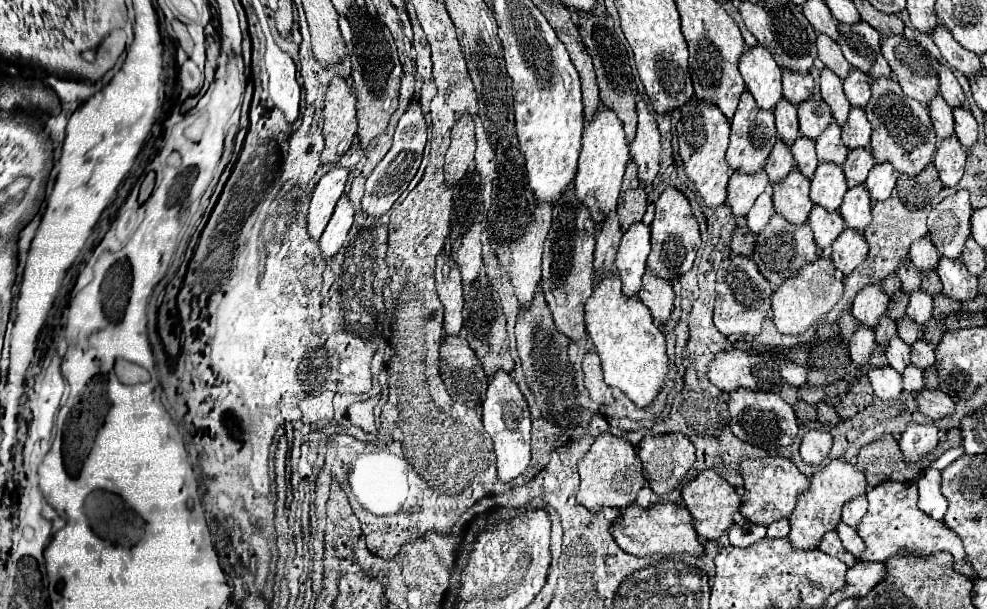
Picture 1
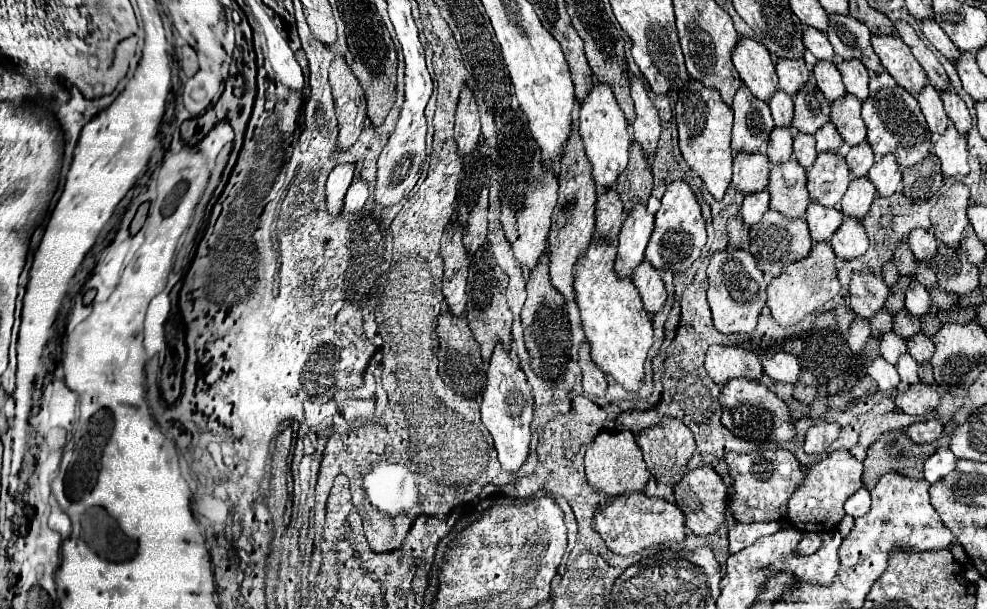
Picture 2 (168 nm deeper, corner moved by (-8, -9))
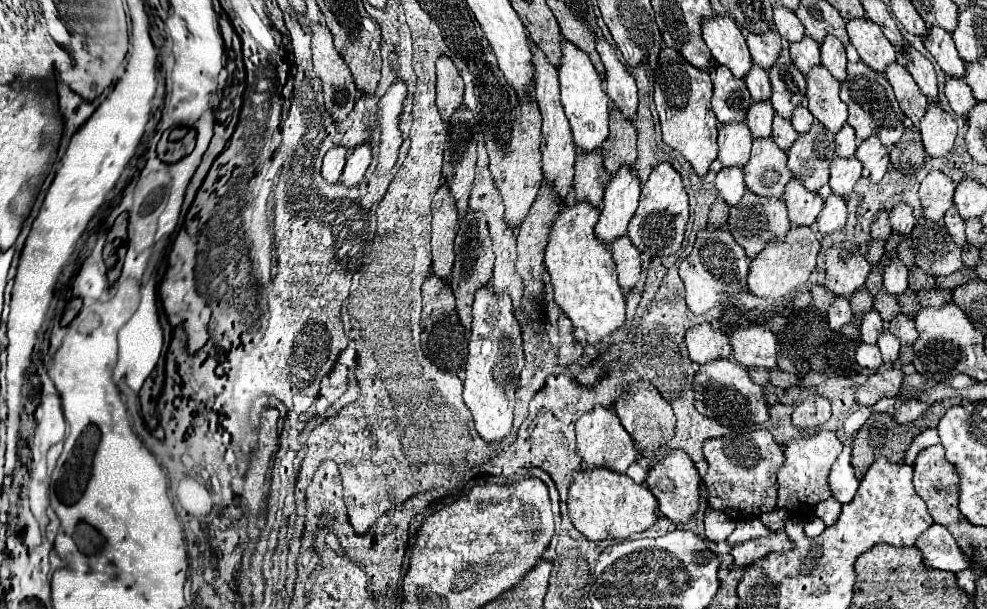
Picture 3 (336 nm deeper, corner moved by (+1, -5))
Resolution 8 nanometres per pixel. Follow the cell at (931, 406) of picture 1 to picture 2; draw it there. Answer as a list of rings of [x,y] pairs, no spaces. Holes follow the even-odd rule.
[[[915,383],[907,391],[899,391],[893,397],[893,403],[899,411],[909,415],[925,415],[929,409],[935,409],[939,405],[941,397],[935,389],[931,389],[925,383]]]

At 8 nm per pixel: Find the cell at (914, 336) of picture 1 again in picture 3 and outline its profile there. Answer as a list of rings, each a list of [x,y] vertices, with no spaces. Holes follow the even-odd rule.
[[[880,291],[880,293],[876,295],[874,307],[876,307],[876,311],[880,313],[880,317],[882,317],[886,323],[890,323],[890,321],[900,313],[900,305],[898,305],[896,297],[892,297],[892,295],[886,293],[886,291]]]

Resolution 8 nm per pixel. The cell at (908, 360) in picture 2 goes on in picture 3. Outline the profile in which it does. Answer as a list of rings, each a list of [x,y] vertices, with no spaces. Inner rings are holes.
[[[884,331],[880,335],[880,339],[878,339],[878,347],[880,347],[880,353],[882,353],[884,363],[888,367],[894,367],[896,361],[898,361],[898,357],[900,357],[900,341],[892,333]]]

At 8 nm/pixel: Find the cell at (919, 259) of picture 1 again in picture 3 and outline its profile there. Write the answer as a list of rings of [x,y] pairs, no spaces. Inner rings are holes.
[[[898,205],[896,209],[890,211],[890,225],[896,233],[900,235],[910,235],[914,225],[916,225],[916,219],[912,215],[912,209],[902,209],[902,205]]]

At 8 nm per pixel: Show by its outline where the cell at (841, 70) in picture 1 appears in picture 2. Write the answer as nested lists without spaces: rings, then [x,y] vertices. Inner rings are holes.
[[[803,27],[803,43],[817,59],[833,61],[835,51],[833,51],[833,47],[831,47],[831,43],[825,37],[823,31],[817,31],[817,29],[811,29],[811,27]]]

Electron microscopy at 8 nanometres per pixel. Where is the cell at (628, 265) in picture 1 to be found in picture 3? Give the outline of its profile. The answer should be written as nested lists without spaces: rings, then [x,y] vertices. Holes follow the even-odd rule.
[[[622,167],[612,177],[604,193],[604,207],[596,225],[596,237],[606,245],[628,233],[628,223],[638,209],[640,181],[632,175],[630,167]]]

